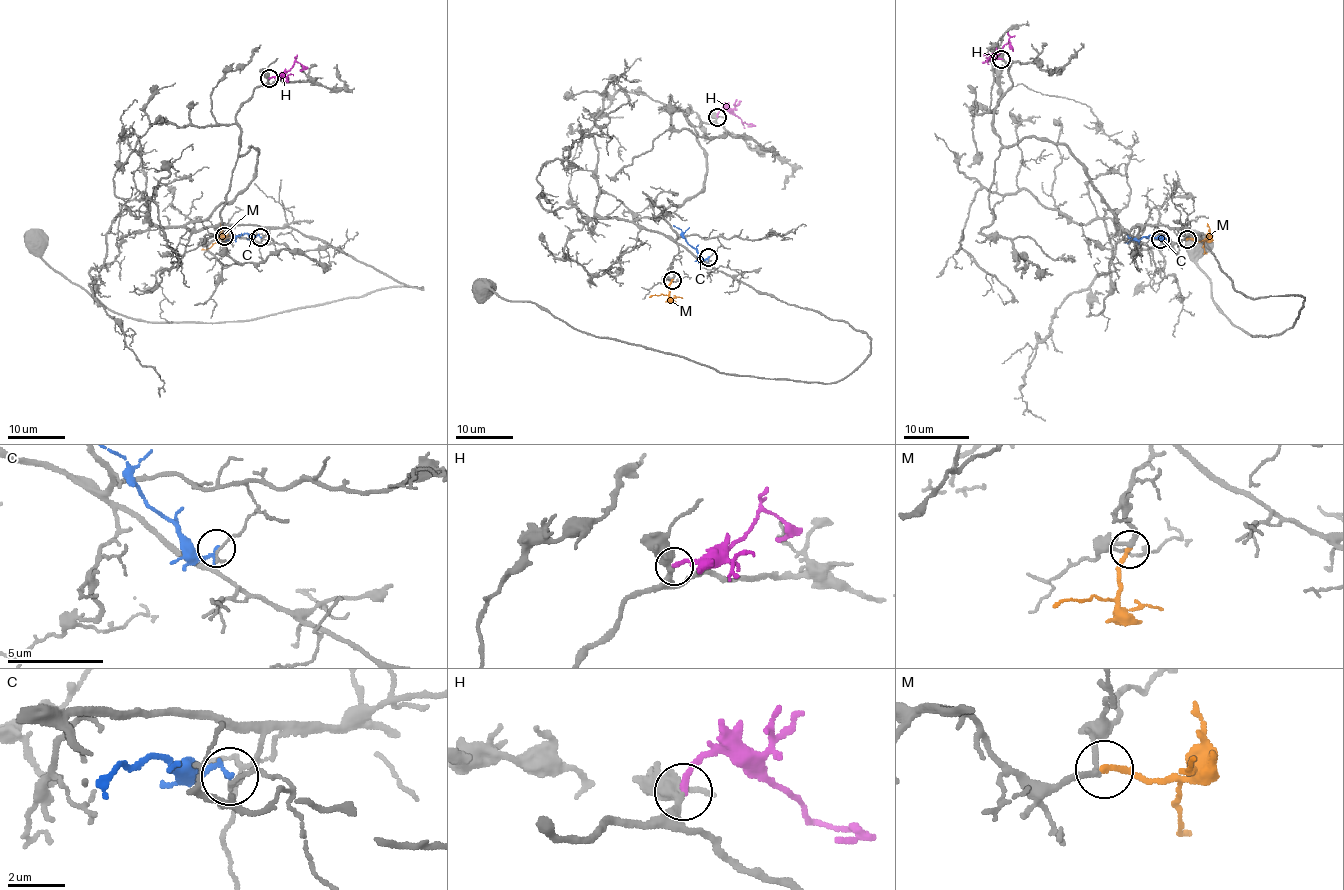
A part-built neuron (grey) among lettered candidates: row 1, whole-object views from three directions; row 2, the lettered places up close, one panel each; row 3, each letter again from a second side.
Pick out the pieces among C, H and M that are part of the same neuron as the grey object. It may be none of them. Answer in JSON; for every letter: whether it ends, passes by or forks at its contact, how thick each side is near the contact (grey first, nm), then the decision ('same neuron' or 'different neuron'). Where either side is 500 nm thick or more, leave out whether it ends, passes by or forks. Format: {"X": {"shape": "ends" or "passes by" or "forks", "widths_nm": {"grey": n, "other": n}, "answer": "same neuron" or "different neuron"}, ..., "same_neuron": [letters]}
{"C": {"shape": "ends", "widths_nm": {"grey": 170, "other": 170}, "answer": "different neuron"}, "H": {"shape": "ends", "widths_nm": {"grey": 360, "other": 200}, "answer": "same neuron"}, "M": {"shape": "ends", "widths_nm": {"grey": 200, "other": 200}, "answer": "same neuron"}, "same_neuron": ["H", "M"]}

